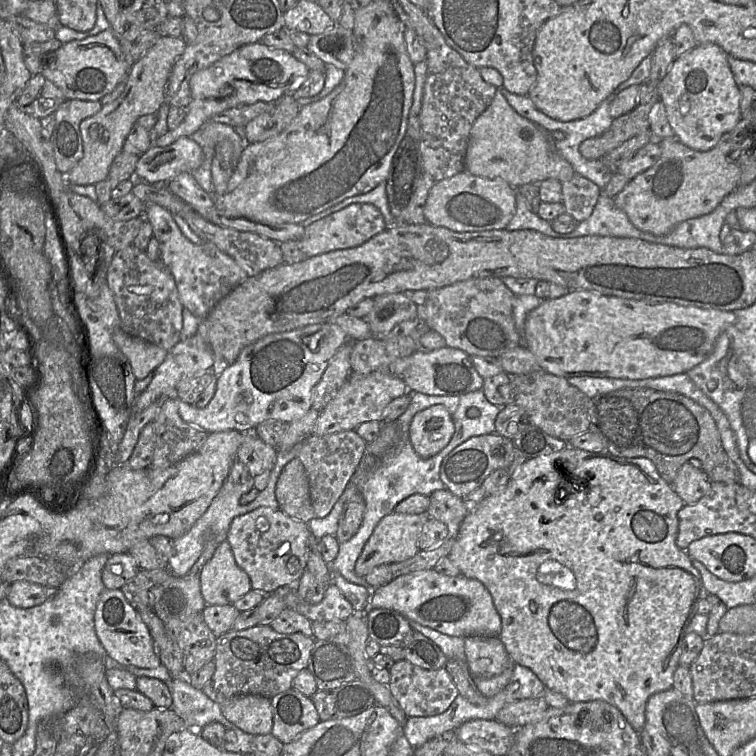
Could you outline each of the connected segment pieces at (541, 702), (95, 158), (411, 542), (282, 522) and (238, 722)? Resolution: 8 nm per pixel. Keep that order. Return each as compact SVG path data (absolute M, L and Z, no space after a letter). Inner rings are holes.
M544 696L523 699L505 705L498 711L495 720L517 729L538 720L548 707Z
M159 37L142 58L130 67L121 95L81 122L80 133L84 152L79 163L68 174L64 174L70 186L95 185L106 178L113 160L122 151L124 142L138 118L157 113L164 102L169 75L186 46L181 37Z
M393 511L384 516L375 527L370 538L366 542L356 564L355 572L357 575L364 577L371 572L373 568L379 565L392 564L404 561L414 556L418 551L418 538L425 522L429 519L425 513L400 513Z
M259 507L235 517L227 533L236 563L249 576L252 589L271 593L281 586L294 586L307 565L309 526L281 509Z
M237 695L220 704L222 714L242 731L257 736L271 734L271 699L260 695Z

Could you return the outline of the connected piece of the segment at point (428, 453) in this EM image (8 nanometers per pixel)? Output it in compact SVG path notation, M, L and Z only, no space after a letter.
M433 405L414 415L409 438L419 456L430 458L449 444L454 432L454 421L448 409L444 405Z

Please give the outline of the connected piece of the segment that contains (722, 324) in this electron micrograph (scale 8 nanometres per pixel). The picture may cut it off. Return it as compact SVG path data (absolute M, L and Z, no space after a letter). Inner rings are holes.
M572 290L555 299L544 299L526 317L522 344L535 356L541 370L564 377L646 379L686 373L713 351L719 335L735 320L734 311L680 306Z

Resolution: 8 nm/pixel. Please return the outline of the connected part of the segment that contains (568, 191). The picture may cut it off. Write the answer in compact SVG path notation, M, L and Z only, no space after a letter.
M575 175L562 182L562 203L565 212L577 222L590 217L600 196L601 189L589 179Z

